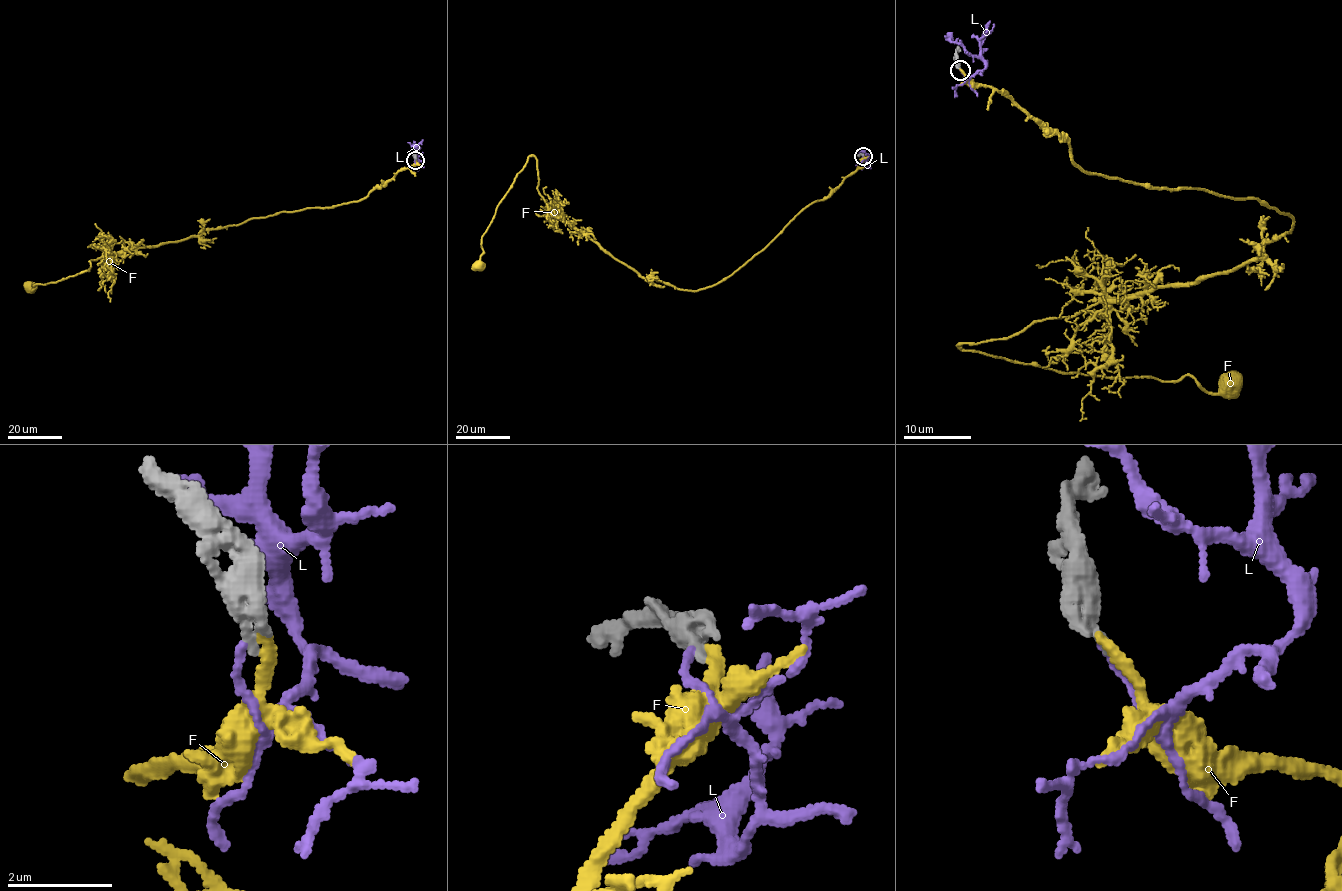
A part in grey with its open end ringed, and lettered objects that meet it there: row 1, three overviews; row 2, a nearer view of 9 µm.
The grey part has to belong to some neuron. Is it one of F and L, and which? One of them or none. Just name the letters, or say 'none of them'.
F

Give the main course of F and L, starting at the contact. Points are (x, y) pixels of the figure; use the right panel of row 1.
F: (960, 69), (1084, 171), (1254, 198), (1293, 227), (1239, 267), (956, 344), (1220, 393), (1242, 376)
L: (960, 69), (968, 81), (982, 71), (985, 62), (951, 40), (951, 35)

